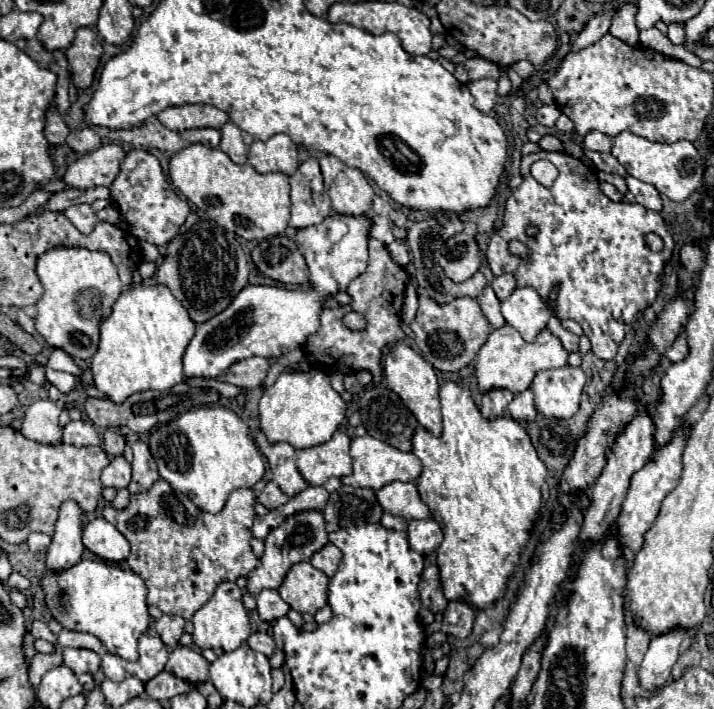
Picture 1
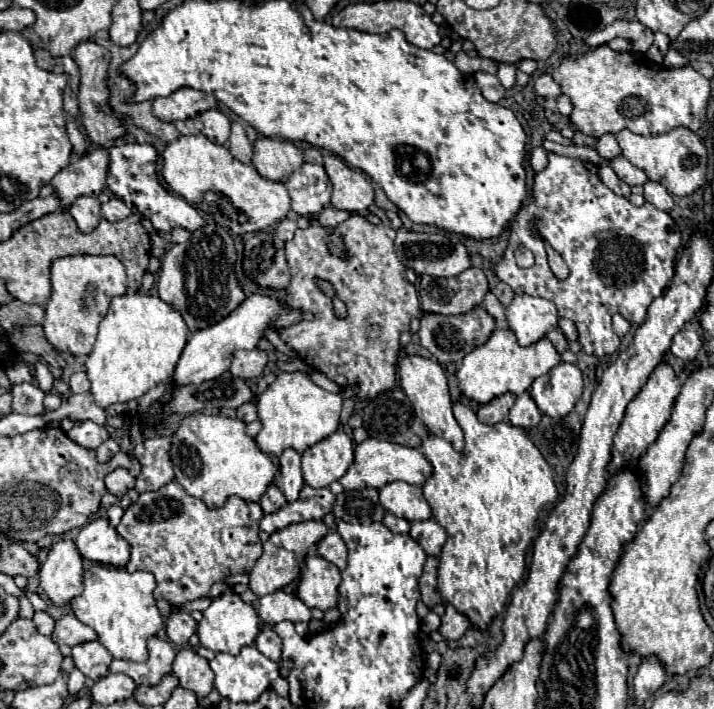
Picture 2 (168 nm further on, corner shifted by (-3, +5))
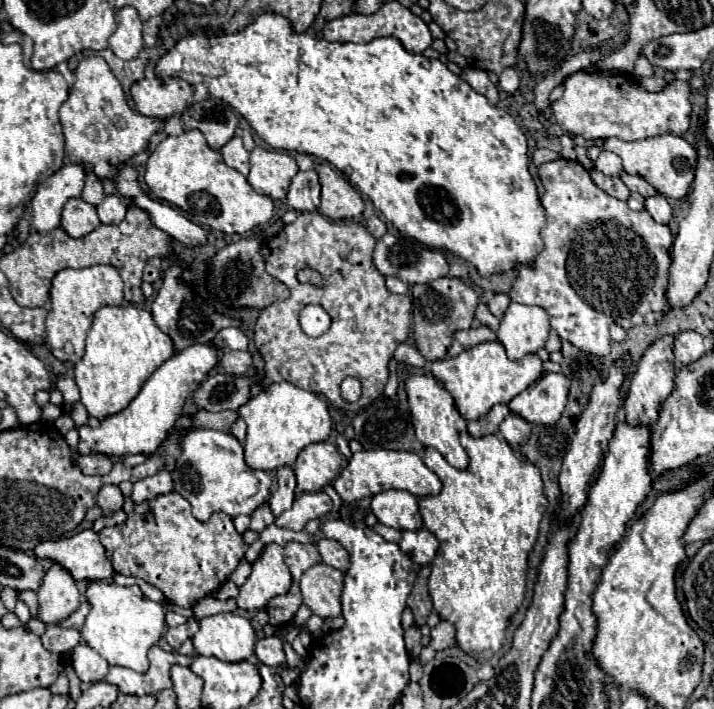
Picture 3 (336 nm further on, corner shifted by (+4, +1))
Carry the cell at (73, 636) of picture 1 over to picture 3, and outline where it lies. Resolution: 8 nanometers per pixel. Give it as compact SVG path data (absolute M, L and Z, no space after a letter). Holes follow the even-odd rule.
M50 624L46 628L46 634L42 636L42 644L50 652L64 654L74 650L80 644L80 632L74 628L62 628L62 626Z

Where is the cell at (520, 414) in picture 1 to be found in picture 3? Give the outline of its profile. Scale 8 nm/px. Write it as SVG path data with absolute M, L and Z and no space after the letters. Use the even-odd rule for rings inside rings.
M508 414L506 420L500 424L500 434L510 446L522 446L528 442L530 424L516 414Z

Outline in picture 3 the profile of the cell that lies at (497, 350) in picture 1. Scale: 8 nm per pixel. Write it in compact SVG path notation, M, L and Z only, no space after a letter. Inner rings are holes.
M404 342L396 348L394 360L416 368L424 368L438 382L442 382L444 388L452 394L456 410L464 420L476 420L484 416L494 404L508 404L514 396L518 396L522 390L526 390L542 376L542 360L536 354L528 354L520 360L508 360L504 346L500 342L484 342L476 348L464 350L456 358L444 358L436 362L424 360L412 344Z

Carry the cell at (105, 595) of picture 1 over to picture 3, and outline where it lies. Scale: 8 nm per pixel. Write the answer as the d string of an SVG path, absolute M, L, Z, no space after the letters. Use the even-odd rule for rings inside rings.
M90 582L86 590L86 600L92 604L92 610L84 622L82 638L94 648L110 666L126 666L136 672L148 670L148 650L158 644L166 622L164 606L146 598L142 590L134 586L118 586L114 582Z

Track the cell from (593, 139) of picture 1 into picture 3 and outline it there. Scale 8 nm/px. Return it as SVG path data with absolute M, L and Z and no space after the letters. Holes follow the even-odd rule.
M600 152L600 156L594 162L594 168L606 176L620 176L622 174L622 160L620 160L620 156L616 156L612 152Z

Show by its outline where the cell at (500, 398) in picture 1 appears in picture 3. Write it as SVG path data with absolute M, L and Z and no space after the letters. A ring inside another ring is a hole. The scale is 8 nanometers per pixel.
M498 404L498 406L494 406L486 416L468 422L468 432L470 432L474 438L488 436L488 434L498 434L498 426L500 426L500 422L502 422L508 414L510 414L510 410L508 410L504 404Z

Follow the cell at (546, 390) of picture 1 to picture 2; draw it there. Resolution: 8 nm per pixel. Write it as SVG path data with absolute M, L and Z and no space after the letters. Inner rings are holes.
M559 364L531 386L537 408L547 416L569 414L583 392L583 374L575 364Z

